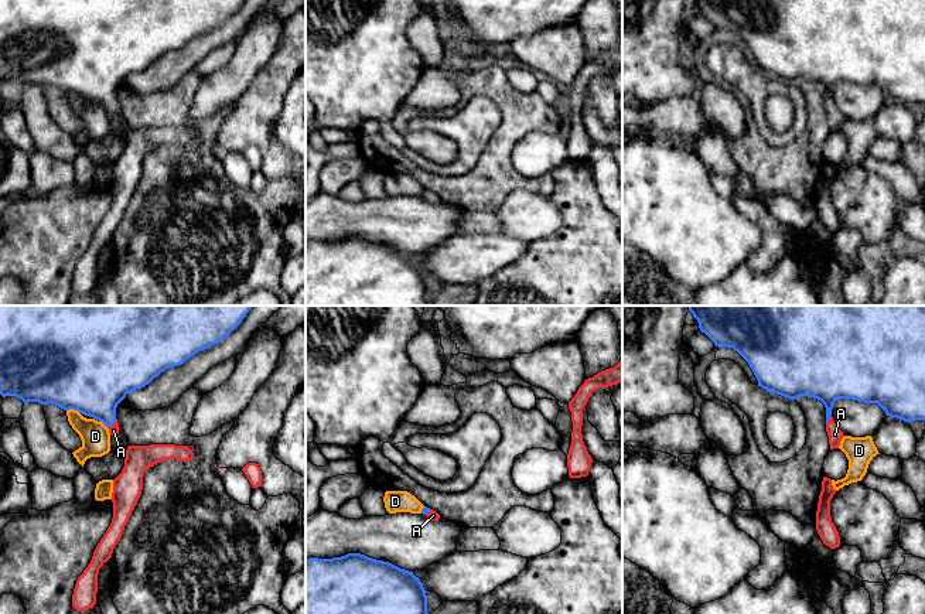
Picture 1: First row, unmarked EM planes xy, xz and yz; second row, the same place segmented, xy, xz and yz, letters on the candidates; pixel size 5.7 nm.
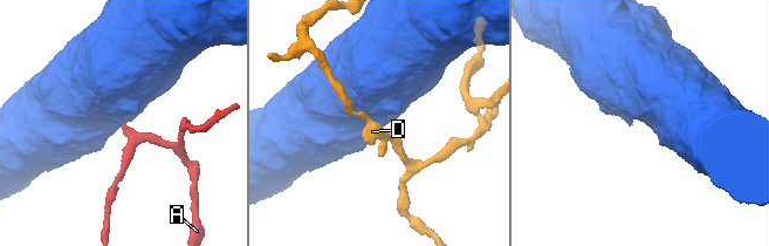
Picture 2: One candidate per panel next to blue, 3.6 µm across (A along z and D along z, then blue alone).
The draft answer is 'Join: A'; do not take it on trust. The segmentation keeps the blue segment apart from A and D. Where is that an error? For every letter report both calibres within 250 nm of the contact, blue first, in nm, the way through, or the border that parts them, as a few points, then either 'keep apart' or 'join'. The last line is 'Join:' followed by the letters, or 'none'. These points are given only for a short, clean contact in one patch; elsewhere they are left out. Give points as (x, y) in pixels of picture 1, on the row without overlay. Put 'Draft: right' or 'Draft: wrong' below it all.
A: calibres 280 and 80 nm; way yz (826, 60), (828, 103), (835, 118); join
D: calibres 500 and 170 nm; border xy (67, 92), (75, 92), (79, 96); keep apart
Join: A
Draft: right

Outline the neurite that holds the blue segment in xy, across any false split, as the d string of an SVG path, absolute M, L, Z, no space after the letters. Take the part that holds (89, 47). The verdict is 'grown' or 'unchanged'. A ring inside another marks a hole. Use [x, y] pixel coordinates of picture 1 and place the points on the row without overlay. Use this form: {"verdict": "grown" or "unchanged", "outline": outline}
{"verdict": "grown", "outline": "M0 0L0 78L16 79L24 86L38 85L55 88L64 93L79 96L102 105L112 119L119 117L116 91L127 76L141 72L168 51L182 48L199 34L211 31L228 20L245 0Z"}

